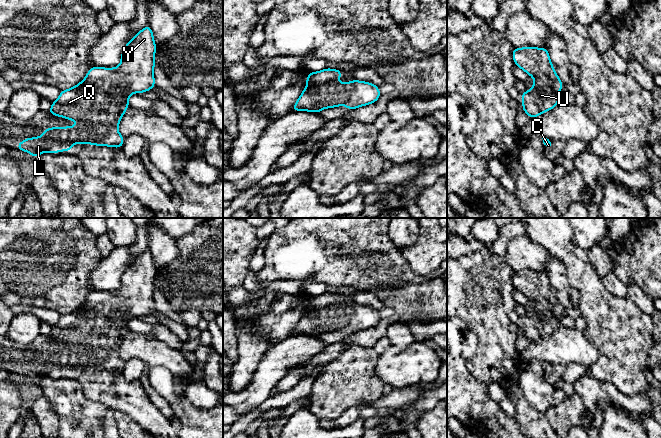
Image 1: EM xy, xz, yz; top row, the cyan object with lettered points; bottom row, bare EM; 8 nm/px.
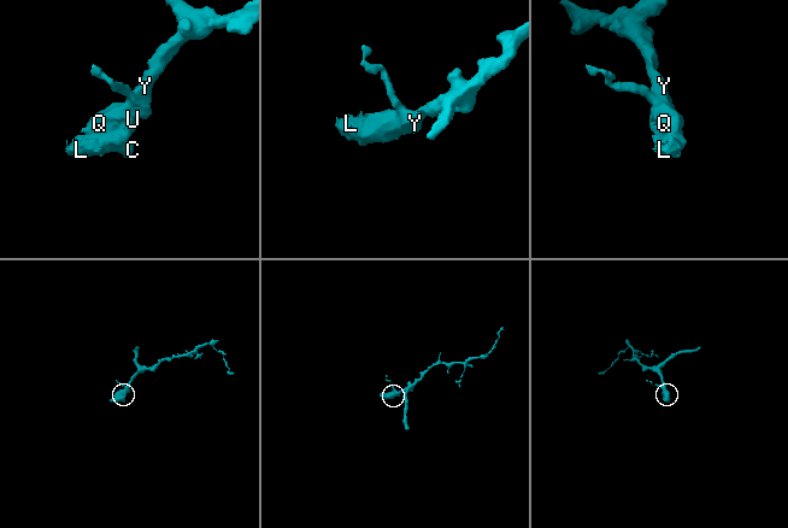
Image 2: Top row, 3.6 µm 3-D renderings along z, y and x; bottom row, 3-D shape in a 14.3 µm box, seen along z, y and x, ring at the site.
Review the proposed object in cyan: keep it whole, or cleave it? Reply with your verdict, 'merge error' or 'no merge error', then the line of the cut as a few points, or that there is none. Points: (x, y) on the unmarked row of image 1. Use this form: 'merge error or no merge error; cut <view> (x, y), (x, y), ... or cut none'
no merge error; cut none

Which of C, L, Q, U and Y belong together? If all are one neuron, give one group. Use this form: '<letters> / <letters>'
C L Q U Y

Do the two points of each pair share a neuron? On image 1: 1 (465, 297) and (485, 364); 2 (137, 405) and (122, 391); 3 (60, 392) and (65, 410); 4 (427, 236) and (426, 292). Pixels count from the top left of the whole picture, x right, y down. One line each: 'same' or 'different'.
1: same
2: same
3: same
4: different

